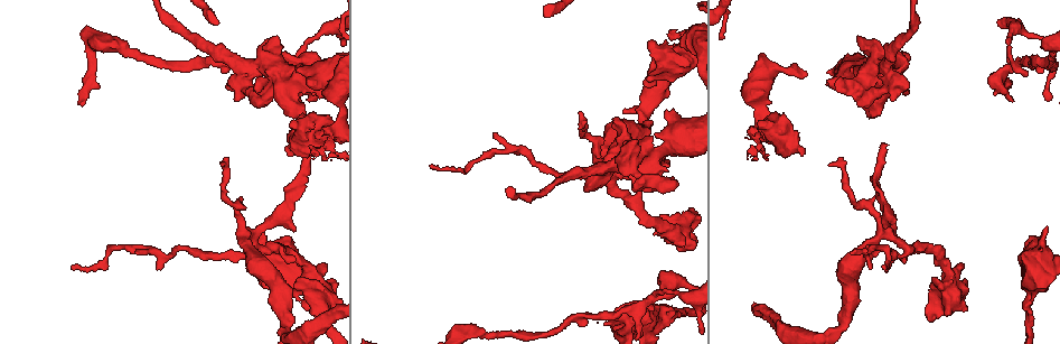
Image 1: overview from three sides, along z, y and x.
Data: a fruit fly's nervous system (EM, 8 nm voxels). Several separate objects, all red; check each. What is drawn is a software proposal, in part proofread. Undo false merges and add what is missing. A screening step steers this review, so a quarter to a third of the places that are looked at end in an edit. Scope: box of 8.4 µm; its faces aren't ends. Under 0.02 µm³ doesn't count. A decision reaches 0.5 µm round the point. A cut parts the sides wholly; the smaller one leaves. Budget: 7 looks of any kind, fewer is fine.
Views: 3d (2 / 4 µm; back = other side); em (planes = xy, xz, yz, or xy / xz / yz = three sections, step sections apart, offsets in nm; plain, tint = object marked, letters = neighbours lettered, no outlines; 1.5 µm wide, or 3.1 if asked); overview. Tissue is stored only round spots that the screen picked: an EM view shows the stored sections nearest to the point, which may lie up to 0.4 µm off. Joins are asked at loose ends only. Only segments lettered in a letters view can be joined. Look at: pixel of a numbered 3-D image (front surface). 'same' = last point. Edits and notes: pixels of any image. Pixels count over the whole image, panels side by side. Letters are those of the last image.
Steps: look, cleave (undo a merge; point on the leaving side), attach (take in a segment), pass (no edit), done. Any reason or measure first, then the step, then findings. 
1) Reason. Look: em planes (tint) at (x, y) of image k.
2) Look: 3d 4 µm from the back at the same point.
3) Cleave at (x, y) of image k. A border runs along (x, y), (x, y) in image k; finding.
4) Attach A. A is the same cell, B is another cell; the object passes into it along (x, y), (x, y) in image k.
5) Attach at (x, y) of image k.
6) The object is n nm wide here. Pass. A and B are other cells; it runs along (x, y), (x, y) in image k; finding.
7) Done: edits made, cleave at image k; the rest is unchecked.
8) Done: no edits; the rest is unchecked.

Stops while still wide. Look: em planes (tint) at (803, 155) of image 1.

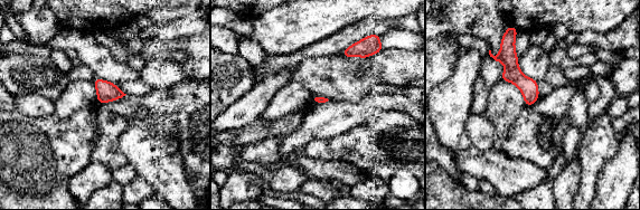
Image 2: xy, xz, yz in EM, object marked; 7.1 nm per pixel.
Look: em planes (letters) at the same point.

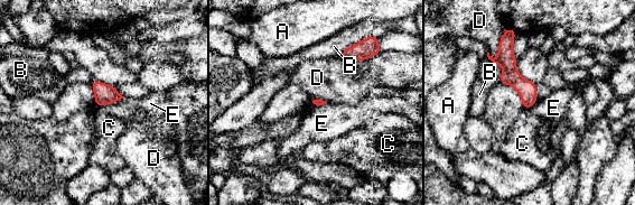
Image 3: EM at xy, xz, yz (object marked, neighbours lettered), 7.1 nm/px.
Pass. A, B, C, D and E are other cells; a border runs along (123, 96), (95, 106) in image 3; no lettered segment goes on from it.

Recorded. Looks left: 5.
Abrupt turn. Look: em xy step 8 (letters) at (1008, 66) of image 1.

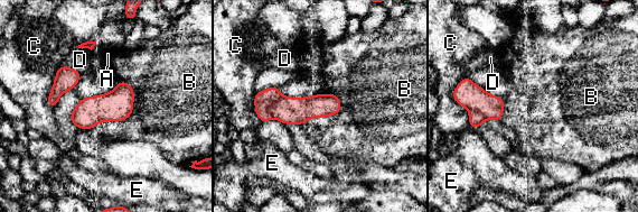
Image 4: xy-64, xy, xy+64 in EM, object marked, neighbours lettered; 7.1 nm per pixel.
The object is 160 nm wide here. Cleave at (264, 99) of image 4. A, B, C, D and E are other cells; a border runs along (282, 95), (270, 106), (271, 117) in image 4; two neurons meet here.

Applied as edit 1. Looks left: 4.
Branch stops here. Look: 3d 4 µm at (614, 328) of image 1.

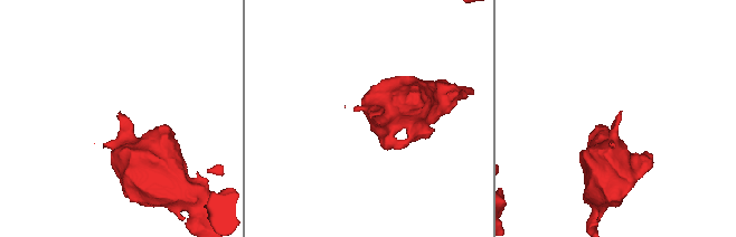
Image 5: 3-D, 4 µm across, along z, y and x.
Shape alone is not enough. Look: em xy step 8 (letters) at (119, 112) of image 5.

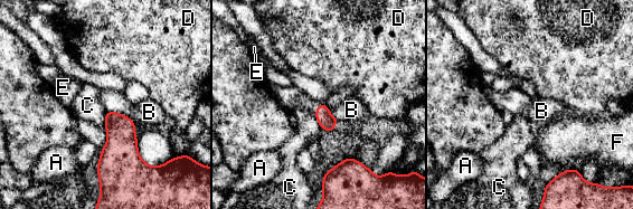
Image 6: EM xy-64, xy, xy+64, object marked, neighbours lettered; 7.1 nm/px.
Look: em planes (letters) at the same point.

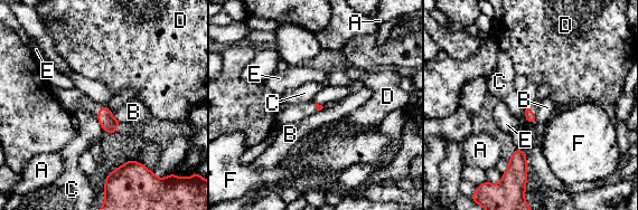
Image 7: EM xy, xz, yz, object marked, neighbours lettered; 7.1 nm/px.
Pass. A, B, C, D, E and F are other cells; a border runs along (110, 110), (111, 114), (121, 122) in image 7; no lettered segment goes on from it.

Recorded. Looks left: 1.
Done: edits made, cleave at image 4; the rest is unchecked.

